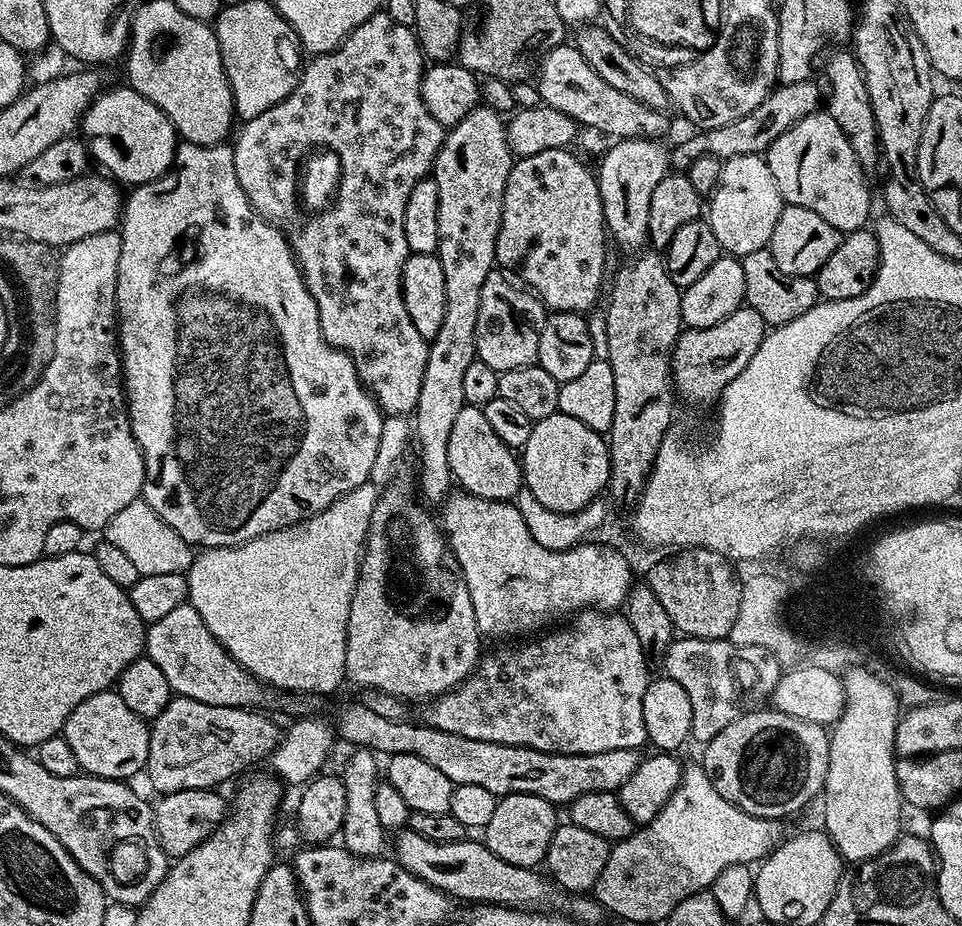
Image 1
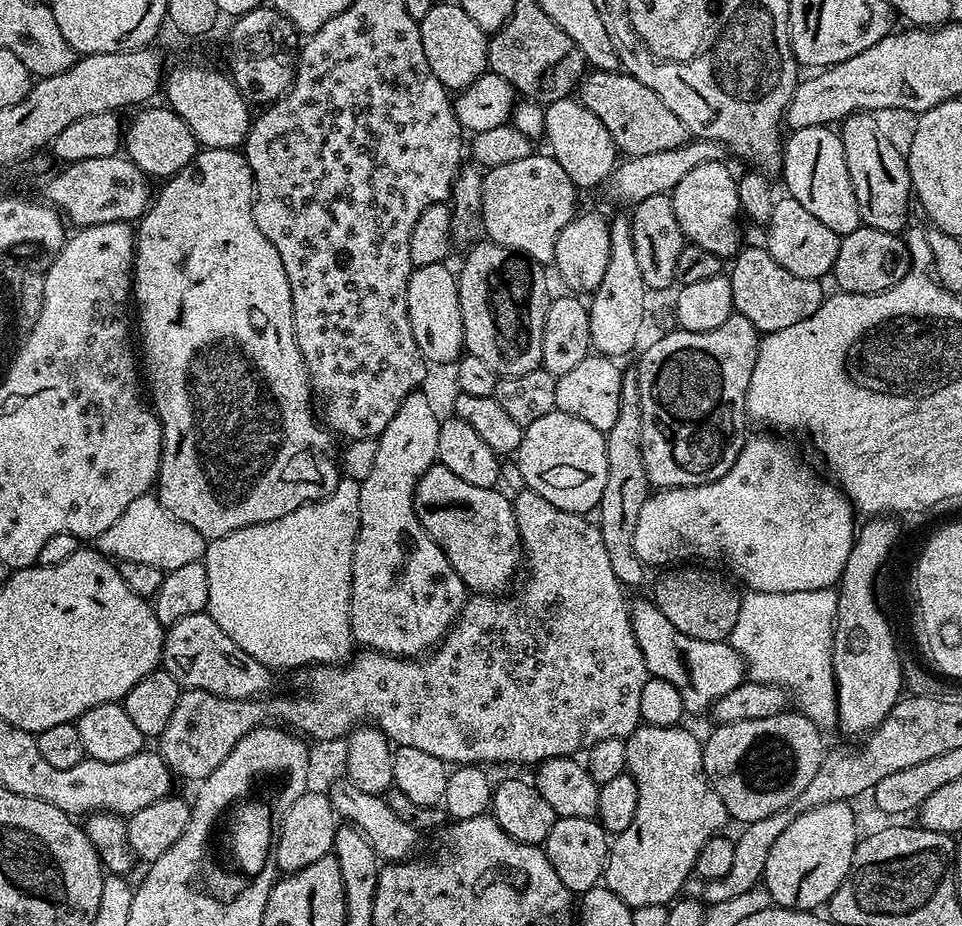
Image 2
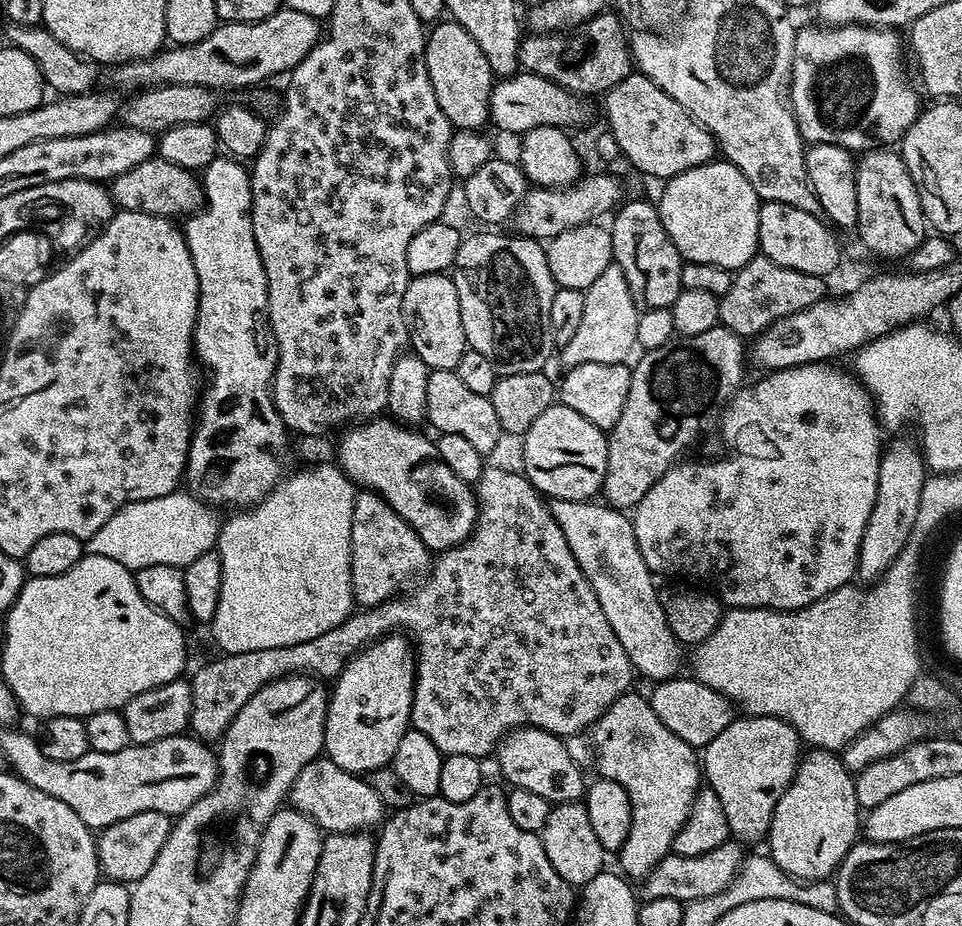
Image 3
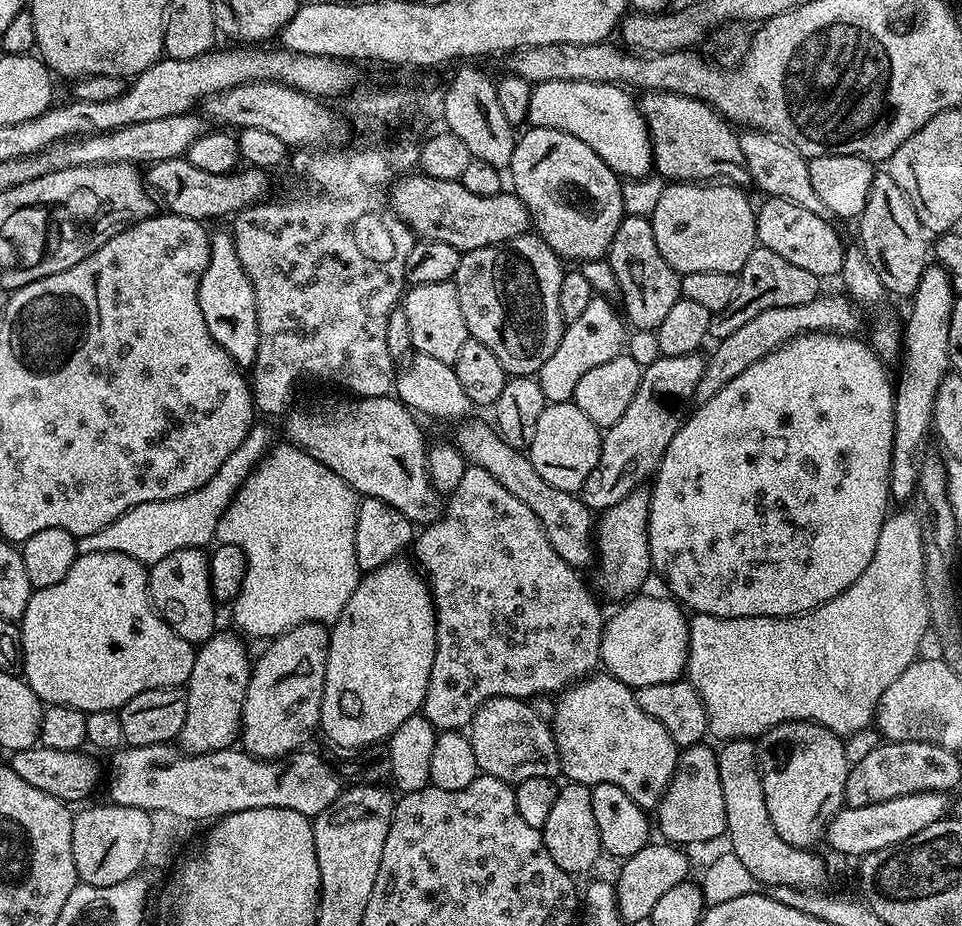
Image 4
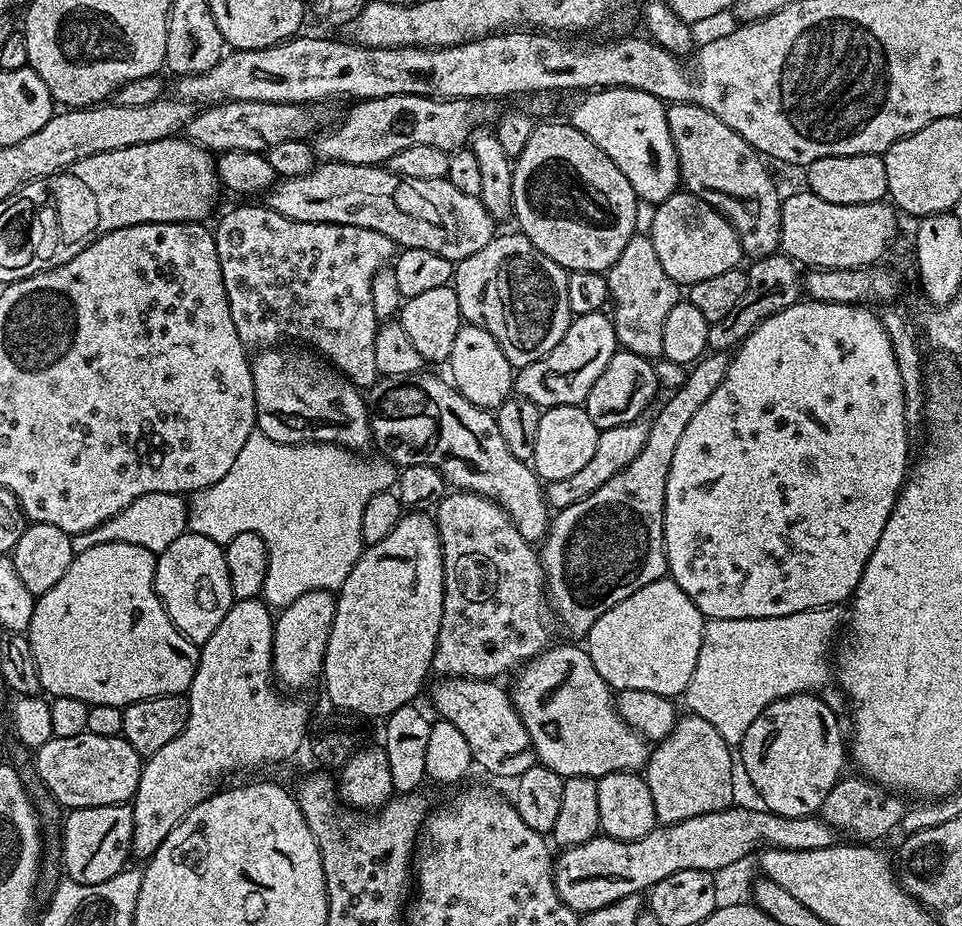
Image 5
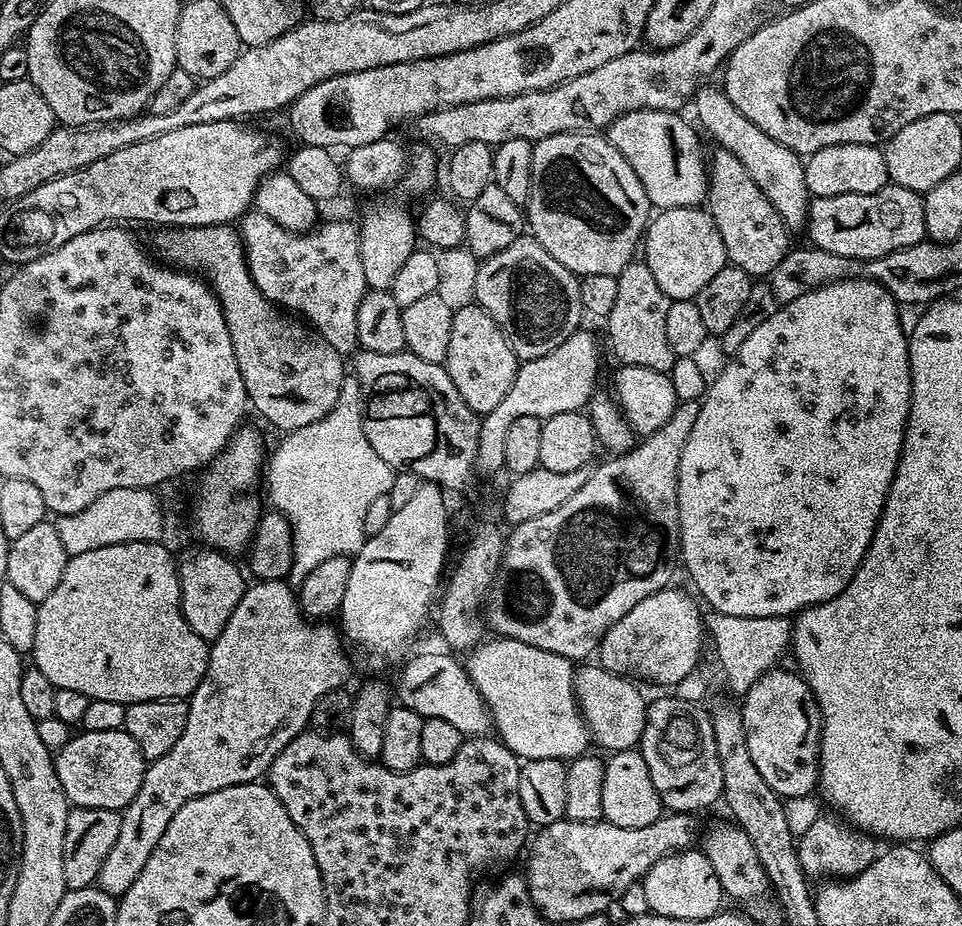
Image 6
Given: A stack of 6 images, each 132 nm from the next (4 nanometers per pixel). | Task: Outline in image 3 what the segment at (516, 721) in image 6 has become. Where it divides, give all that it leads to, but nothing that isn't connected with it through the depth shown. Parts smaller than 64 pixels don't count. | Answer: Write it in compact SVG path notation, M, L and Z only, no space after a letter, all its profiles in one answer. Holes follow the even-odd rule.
M629 690L618 697L600 715L590 735L596 747L597 773L605 780L618 782L632 803L630 834L620 847L618 868L625 877L640 882L672 852L674 838L702 787L702 764L697 749L682 742L678 734L670 734L654 714L651 703L634 693Z

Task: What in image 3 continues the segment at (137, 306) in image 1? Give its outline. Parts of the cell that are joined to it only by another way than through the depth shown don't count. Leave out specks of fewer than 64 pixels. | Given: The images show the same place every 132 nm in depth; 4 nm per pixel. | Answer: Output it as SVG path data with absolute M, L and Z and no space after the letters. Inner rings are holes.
M217 158L208 163L207 168L202 172L202 183L204 186L204 203L199 212L189 215L183 221L182 231L190 254L194 258L194 270L198 274L198 286L200 287L200 305L196 311L196 335L194 337L194 352L199 363L208 367L206 372L206 387L198 401L198 415L194 420L192 429L192 440L188 443L188 465L184 467L183 483L187 491L203 500L205 504L221 506L220 504L233 504L233 509L243 510L259 500L264 499L286 475L284 463L290 456L290 429L283 420L282 414L272 401L272 379L276 373L276 339L272 337L272 325L268 322L268 283L266 282L266 270L262 266L262 258L258 254L258 242L254 242L254 226L252 225L252 178L249 169L241 161L235 158Z

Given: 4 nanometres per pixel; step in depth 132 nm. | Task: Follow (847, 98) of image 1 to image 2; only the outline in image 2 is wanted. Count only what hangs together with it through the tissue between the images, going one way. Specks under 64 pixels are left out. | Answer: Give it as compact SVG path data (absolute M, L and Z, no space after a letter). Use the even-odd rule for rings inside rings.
M854 112L851 116L847 116L845 120L839 125L838 135L842 142L842 150L846 154L846 170L850 170L850 182L854 186L854 198L858 198L858 210L860 211L861 221L867 227L874 230L882 230L883 232L894 232L897 234L903 233L905 229L909 227L910 221L908 221L908 207L914 204L914 193L912 190L912 179L910 178L910 170L908 169L908 157L894 141L888 137L888 132L879 124L877 117L870 112Z

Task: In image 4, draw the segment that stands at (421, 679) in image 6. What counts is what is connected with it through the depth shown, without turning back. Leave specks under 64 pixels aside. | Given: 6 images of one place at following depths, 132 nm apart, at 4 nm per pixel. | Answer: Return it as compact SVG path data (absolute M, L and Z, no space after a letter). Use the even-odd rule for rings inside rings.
M499 696L487 700L478 709L470 725L470 739L483 775L505 780L513 786L526 778L556 778L561 775L560 755L549 721L545 717L543 720L532 706L526 700Z

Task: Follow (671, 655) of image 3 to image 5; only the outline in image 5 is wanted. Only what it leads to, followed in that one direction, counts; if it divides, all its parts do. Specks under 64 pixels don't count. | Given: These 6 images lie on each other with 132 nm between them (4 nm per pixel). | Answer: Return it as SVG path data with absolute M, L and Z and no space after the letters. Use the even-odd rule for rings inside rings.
M428 370L409 376L385 376L377 379L366 392L375 447L380 447L384 451L381 453L397 466L430 462L453 489L489 496L495 504L502 505L522 538L530 542L543 541L548 534L550 509L545 485L536 475L535 468L529 461L519 460L514 458L514 454L510 454L496 425L496 417L489 409L474 406L474 402L466 399L445 377L444 380L440 376L431 376Z

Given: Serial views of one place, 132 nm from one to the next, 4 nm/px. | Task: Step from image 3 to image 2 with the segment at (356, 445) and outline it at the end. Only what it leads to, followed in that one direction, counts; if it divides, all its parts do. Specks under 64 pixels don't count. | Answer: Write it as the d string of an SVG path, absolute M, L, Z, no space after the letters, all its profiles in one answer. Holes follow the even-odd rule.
M442 463L431 464L424 475L416 481L414 494L414 510L418 514L418 522L428 531L428 537L446 554L450 566L462 578L465 589L476 594L504 594L509 591L508 583L516 576L516 567L522 564L522 545L518 526L516 525L516 510L511 499L500 493L499 487L483 488L470 486L458 474L450 474Z

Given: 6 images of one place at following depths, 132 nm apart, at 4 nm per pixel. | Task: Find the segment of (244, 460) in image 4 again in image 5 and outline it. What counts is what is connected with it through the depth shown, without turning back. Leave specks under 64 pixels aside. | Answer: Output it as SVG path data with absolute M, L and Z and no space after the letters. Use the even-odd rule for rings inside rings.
M159 492L158 494L142 494L142 498L134 498L126 510L114 514L106 522L102 522L94 530L72 536L73 553L90 550L90 546L98 546L106 542L126 542L134 546L142 546L146 550L159 554L184 533L188 526L188 506L183 495L175 492Z

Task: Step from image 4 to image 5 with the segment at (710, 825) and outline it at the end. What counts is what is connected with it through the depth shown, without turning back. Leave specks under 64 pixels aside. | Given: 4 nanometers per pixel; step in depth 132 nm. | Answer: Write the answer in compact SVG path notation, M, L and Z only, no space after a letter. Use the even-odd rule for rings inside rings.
M684 714L679 717L674 726L674 730L670 730L670 734L666 734L664 740L659 741L651 749L648 762L642 769L642 775L645 782L650 786L650 798L654 798L654 814L657 821L661 825L677 824L678 822L686 822L686 818L698 818L698 814L714 814L718 810L726 810L733 807L732 800L732 760L734 764L734 752L728 743L722 738L722 734L718 734L718 730L714 730L714 726L710 726L710 722L706 722L706 718L698 718L691 714Z

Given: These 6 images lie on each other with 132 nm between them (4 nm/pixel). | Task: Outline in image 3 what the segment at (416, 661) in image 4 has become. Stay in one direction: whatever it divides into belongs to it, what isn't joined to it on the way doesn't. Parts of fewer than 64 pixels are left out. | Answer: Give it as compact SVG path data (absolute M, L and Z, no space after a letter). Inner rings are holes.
M407 635L382 636L357 652L345 664L339 676L335 677L330 688L328 713L324 723L324 752L327 759L342 766L342 770L357 774L389 767L394 758L394 750L398 750L398 742L402 742L402 734L410 731L415 685L416 654L413 641Z

